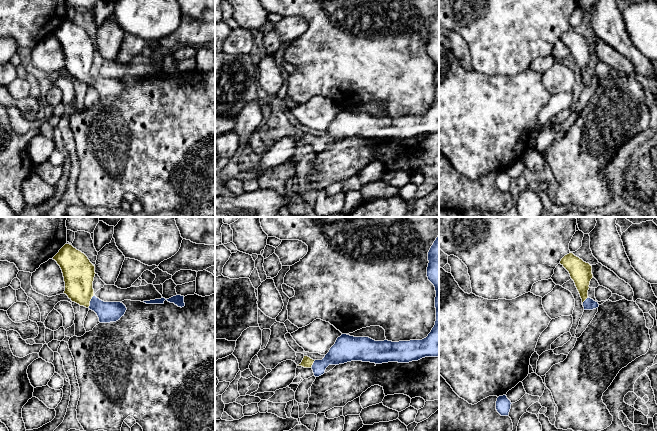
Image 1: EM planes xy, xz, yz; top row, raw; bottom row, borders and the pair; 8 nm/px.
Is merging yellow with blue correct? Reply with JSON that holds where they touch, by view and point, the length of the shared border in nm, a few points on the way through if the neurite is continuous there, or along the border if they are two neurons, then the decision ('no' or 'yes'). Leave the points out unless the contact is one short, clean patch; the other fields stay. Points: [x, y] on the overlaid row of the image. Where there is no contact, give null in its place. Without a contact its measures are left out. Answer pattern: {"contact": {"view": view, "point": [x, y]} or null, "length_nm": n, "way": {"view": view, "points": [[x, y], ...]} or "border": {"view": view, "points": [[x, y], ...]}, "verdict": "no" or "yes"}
{"contact": {"view": "xy", "point": [90, 300]}, "length_nm": 120, "way": {"view": "xy", "points": [[78, 272], [79, 289], [90, 300], [107, 312]]}, "verdict": "yes"}

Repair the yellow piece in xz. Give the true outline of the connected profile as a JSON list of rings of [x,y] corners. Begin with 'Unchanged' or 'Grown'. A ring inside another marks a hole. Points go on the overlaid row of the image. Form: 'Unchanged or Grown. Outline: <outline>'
Grown. Outline: [[[439,235],[428,252],[428,261],[427,277],[436,291],[436,321],[426,338],[392,342],[342,334],[322,360],[313,360],[304,356],[302,362],[297,366],[311,368],[314,376],[319,377],[325,373],[329,365],[339,365],[351,361],[375,364],[409,363],[425,357],[439,357]]]

